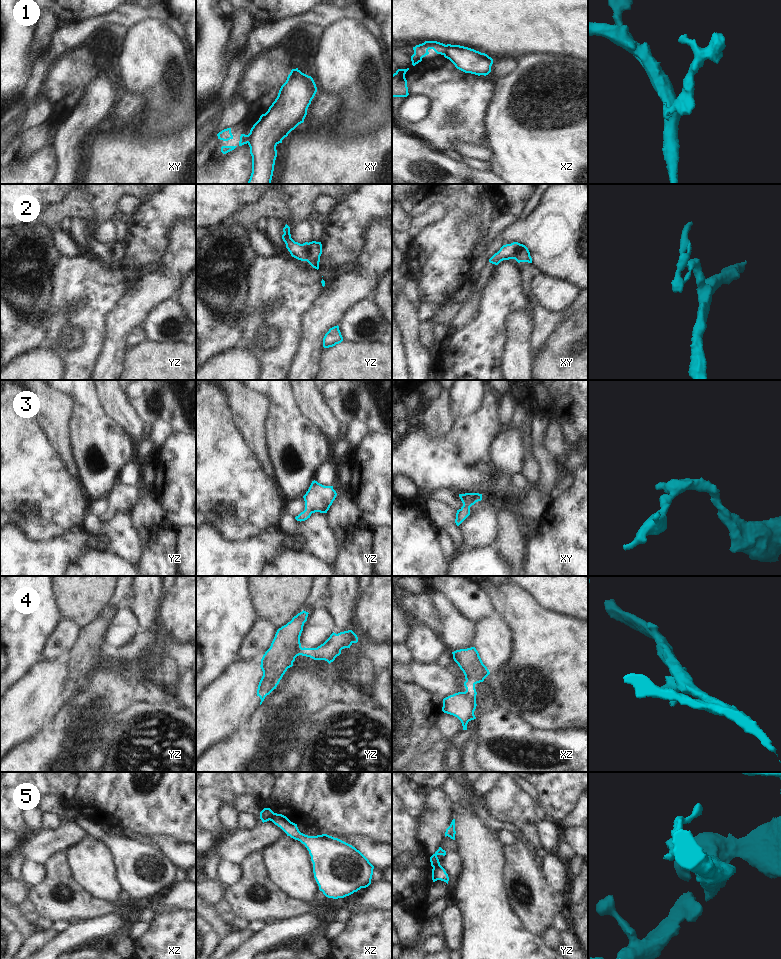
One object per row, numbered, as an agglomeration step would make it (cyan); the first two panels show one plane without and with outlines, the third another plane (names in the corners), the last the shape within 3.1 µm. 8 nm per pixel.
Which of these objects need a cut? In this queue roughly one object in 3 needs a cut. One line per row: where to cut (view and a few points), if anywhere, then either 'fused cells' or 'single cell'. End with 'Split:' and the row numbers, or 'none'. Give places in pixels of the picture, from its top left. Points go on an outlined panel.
1: cut xz (445, 45), (442, 54); fused cells
2: cut none; single cell
3: cut none; single cell
4: cut xz (466, 679), (475, 683); fused cells
5: cut xz (274, 813), (269, 819); fused cells
Split: 1, 4, 5

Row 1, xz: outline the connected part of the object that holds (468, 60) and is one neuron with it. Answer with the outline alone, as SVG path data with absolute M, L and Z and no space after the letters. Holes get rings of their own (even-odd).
M445 45L443 55L457 69L475 75L488 75L491 72L493 59L485 53L460 45Z

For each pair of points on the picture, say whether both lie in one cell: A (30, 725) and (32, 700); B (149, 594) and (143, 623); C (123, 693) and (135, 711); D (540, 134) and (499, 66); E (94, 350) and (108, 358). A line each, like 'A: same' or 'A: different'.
A: same
B: same
C: different
D: different
E: different

